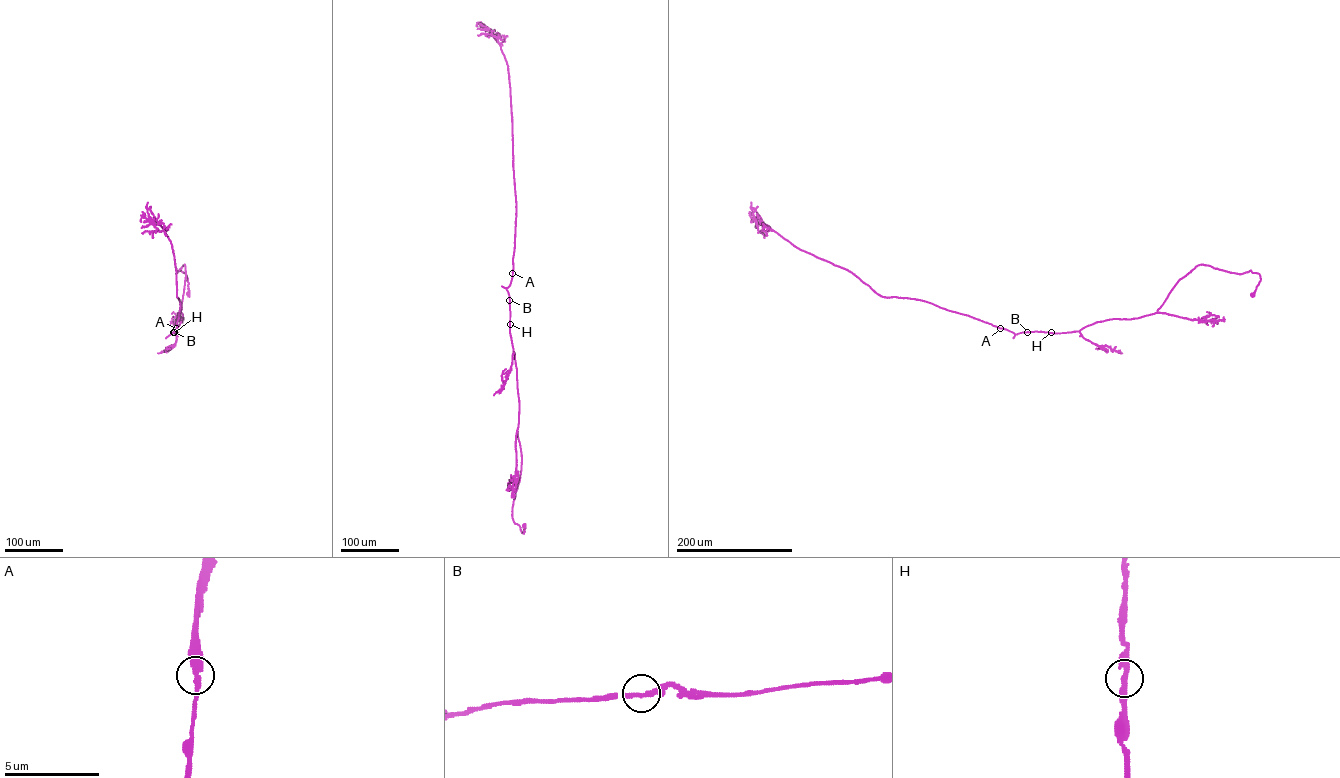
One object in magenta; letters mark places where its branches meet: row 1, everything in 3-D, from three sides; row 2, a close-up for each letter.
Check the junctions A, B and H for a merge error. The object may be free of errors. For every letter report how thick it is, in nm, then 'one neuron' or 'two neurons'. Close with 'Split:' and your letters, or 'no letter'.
A: 240 nm thick; one neuron
B: 200 nm thick; one neuron
H: 240 nm thick; one neuron
Split: no letter

